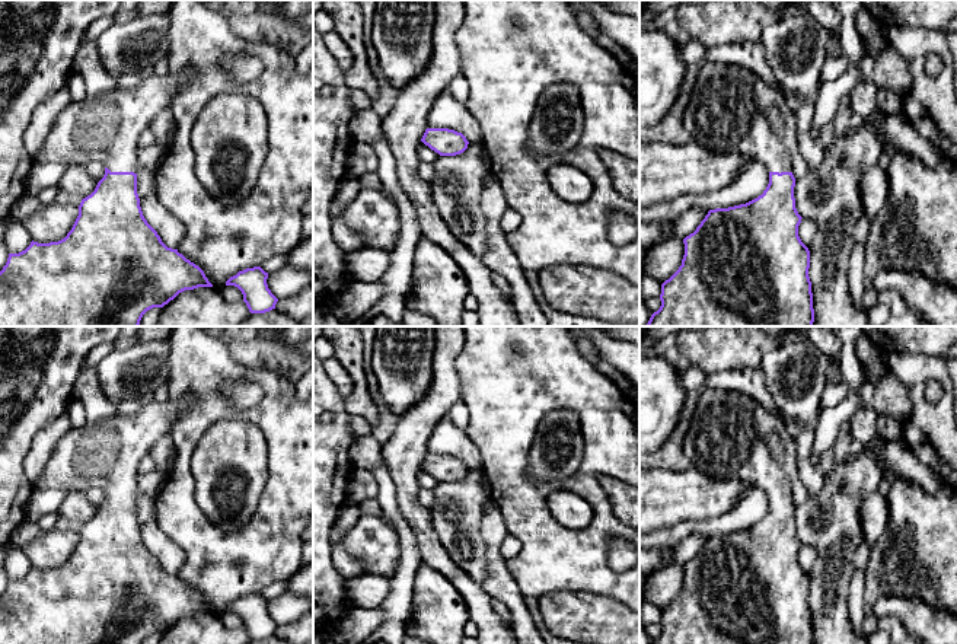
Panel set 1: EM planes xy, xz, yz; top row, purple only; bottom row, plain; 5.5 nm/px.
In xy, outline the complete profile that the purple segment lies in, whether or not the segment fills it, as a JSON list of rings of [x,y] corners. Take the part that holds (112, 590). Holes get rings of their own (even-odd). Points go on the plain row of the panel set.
[[[191,393],[166,402],[149,398],[134,415],[115,414],[79,428],[70,427],[61,436],[34,487],[66,492],[96,487],[105,492],[105,501],[95,517],[82,526],[79,542],[64,565],[50,570],[32,567],[25,577],[9,580],[0,597],[0,644],[143,644],[147,637],[163,634],[185,616],[213,613],[198,592],[162,568],[144,545],[137,520],[137,500],[141,495],[138,465],[159,439],[170,434],[173,424],[192,404]]]

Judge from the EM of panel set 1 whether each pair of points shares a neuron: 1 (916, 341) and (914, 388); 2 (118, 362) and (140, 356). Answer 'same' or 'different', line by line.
1: different
2: same

